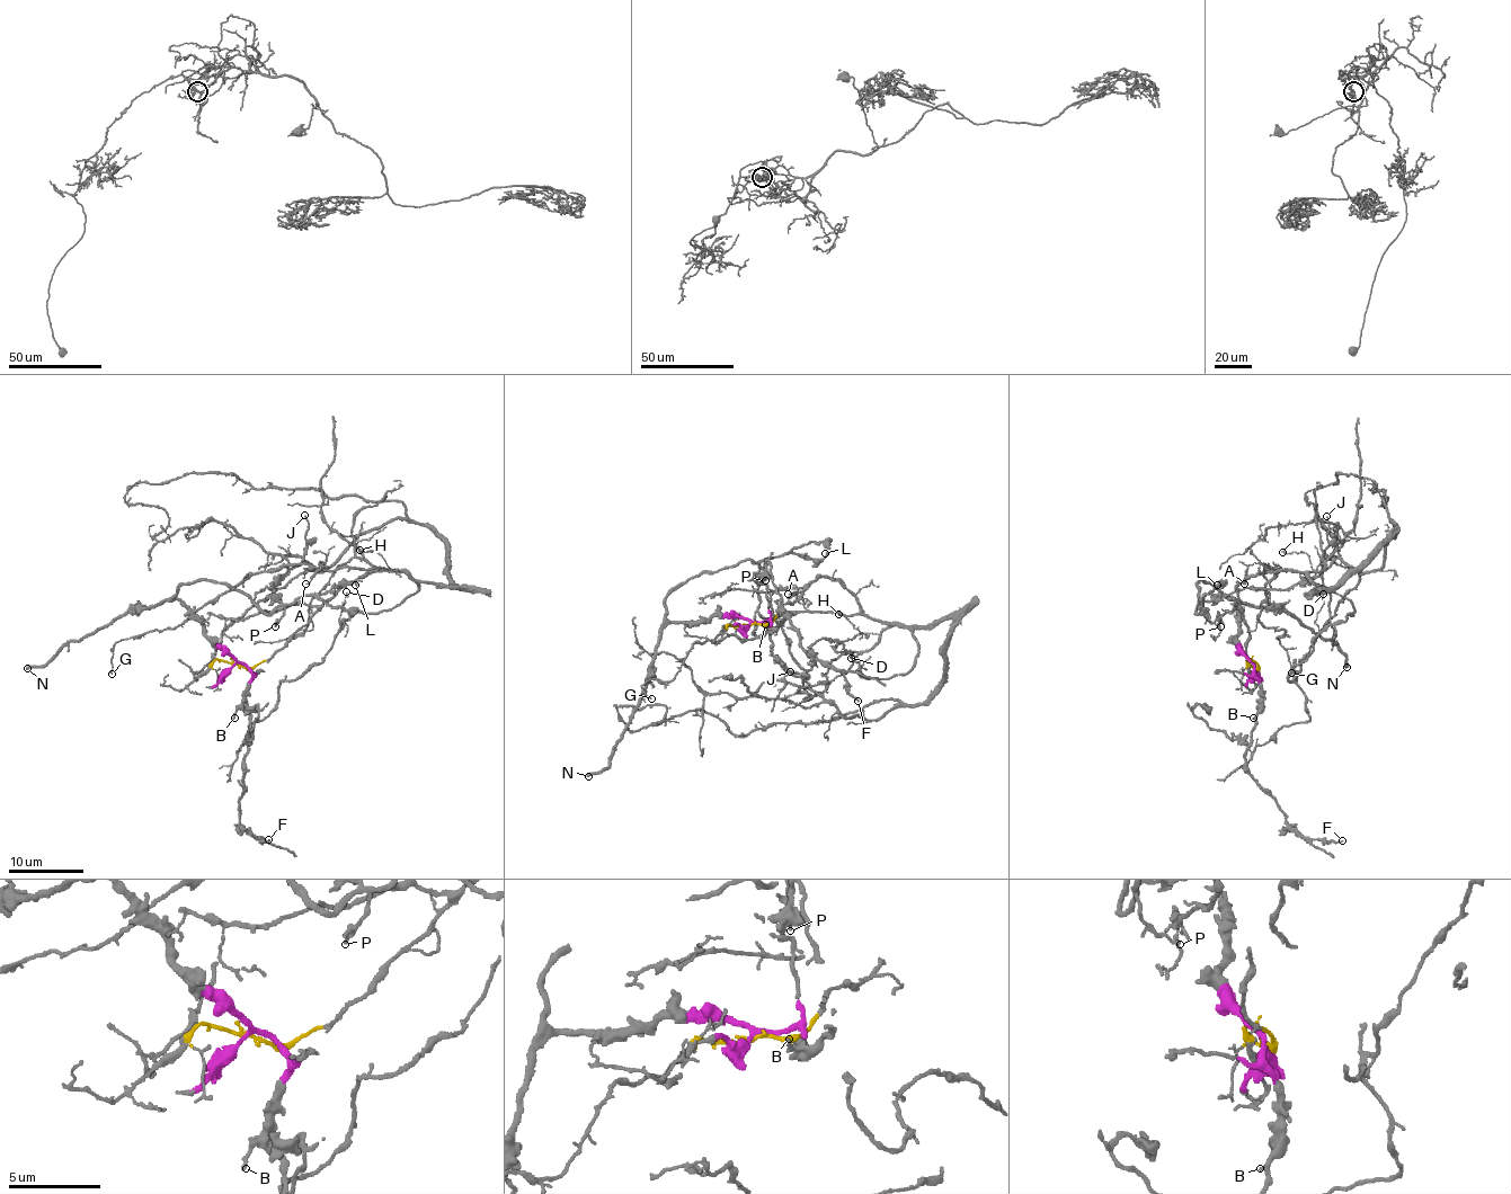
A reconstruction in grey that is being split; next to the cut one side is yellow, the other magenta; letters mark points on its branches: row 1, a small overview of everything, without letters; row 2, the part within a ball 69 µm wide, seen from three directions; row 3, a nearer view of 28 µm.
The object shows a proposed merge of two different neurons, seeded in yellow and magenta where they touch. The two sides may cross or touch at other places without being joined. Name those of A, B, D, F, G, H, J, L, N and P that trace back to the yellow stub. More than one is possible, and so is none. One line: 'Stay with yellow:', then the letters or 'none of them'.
Stay with yellow: A, D, G, H

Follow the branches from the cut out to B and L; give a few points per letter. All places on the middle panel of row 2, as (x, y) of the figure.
B: (750, 624), (767, 621), (772, 629), (764, 625)
L: (750, 624), (732, 617), (668, 621), (666, 598), (699, 575), (749, 560), (799, 552), (825, 558), (825, 552)

